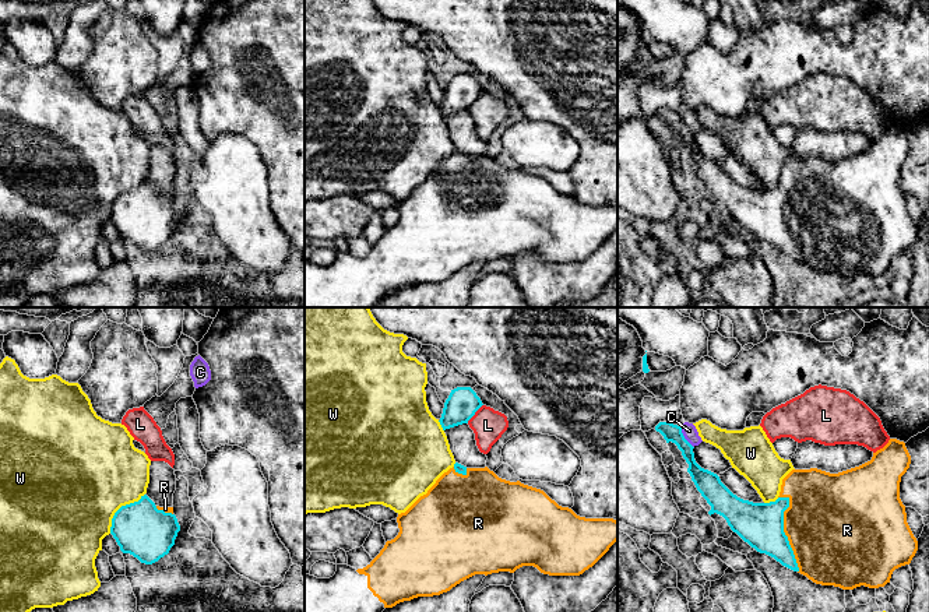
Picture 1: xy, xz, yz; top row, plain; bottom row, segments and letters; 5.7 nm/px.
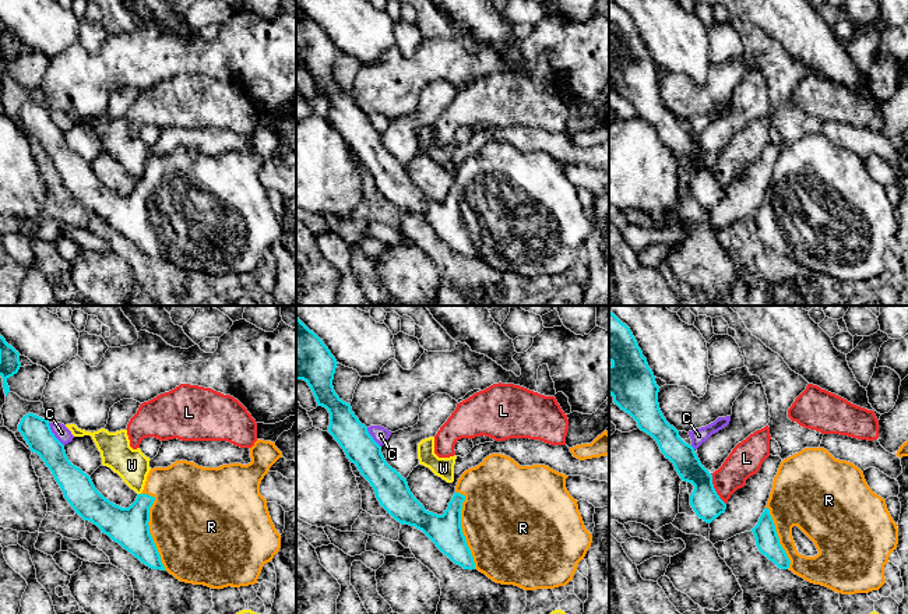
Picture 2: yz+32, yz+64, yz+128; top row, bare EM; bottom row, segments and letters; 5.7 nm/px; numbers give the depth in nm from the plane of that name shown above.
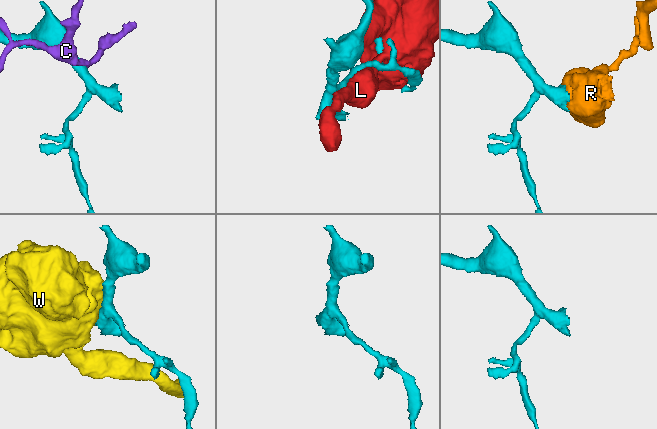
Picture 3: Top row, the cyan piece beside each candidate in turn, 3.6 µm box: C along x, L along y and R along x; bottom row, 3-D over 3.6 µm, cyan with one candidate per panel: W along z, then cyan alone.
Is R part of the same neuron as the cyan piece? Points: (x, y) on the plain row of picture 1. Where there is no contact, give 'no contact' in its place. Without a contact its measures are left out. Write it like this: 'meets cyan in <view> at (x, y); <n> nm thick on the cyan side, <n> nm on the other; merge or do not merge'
meets cyan in yz at (783, 218); 260 nm thick on the cyan side, 460 nm on the other; merge

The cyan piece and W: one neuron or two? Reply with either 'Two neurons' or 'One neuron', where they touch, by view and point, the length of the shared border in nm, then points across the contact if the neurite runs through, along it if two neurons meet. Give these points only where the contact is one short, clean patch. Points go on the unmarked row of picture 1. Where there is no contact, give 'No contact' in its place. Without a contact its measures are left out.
Two neurons. Touches cyan at xy (119, 196). Shared border 300 nm. Boundary: xy (144, 180), (137, 187), (123, 192), (115, 200), (109, 220)

